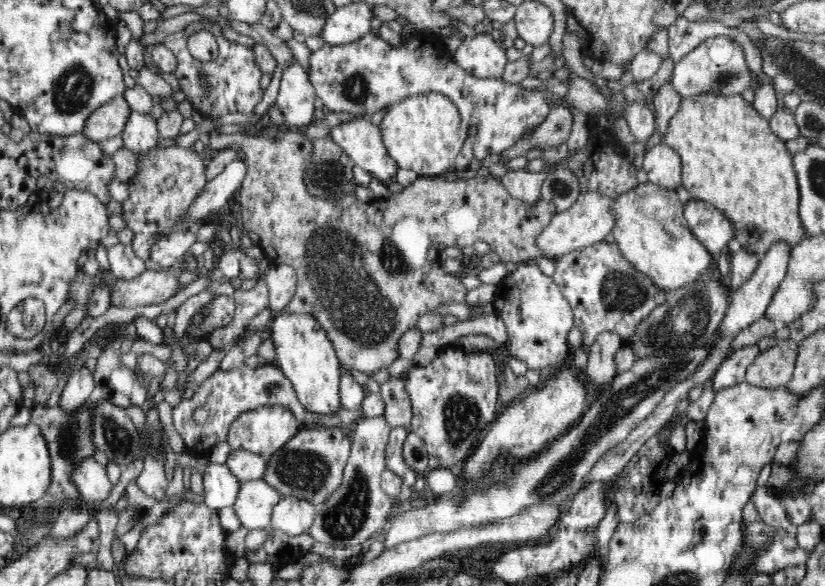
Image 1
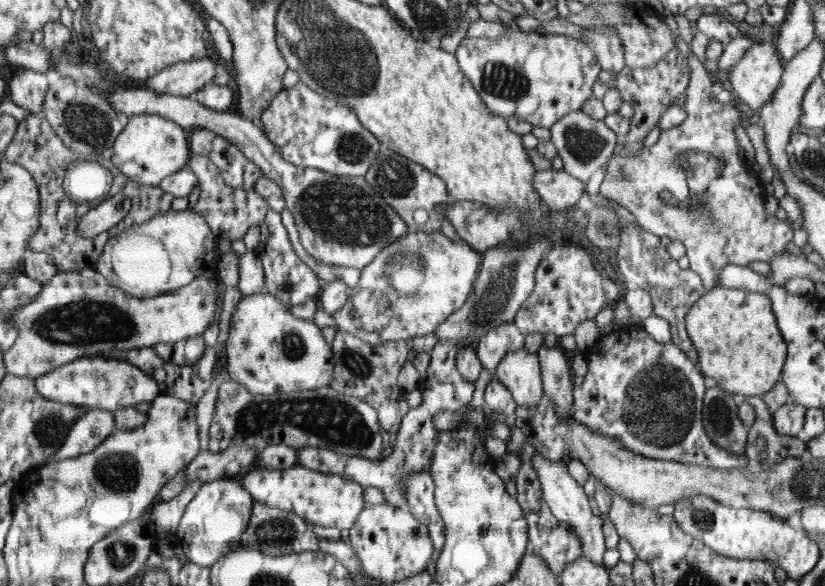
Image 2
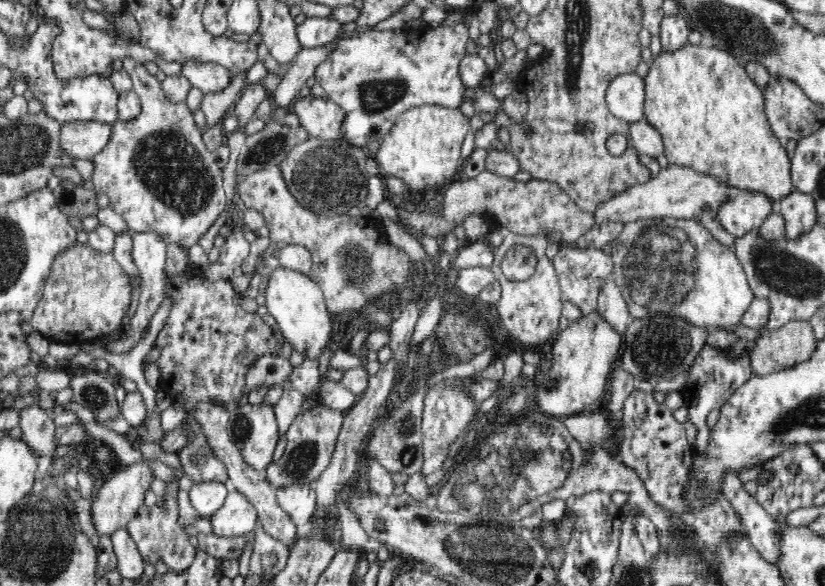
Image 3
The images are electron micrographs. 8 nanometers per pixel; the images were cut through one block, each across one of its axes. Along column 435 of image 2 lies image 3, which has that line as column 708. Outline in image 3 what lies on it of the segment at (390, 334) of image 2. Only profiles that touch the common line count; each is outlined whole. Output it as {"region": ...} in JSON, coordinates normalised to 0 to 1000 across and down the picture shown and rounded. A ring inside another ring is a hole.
{"region":[[[801,369],[768,375],[758,381],[753,403],[741,420],[742,476],[754,497],[766,546],[790,536],[822,536],[842,558],[885,563],[899,549],[899,539],[915,509],[891,428],[868,411],[857,389],[841,374]]]}

